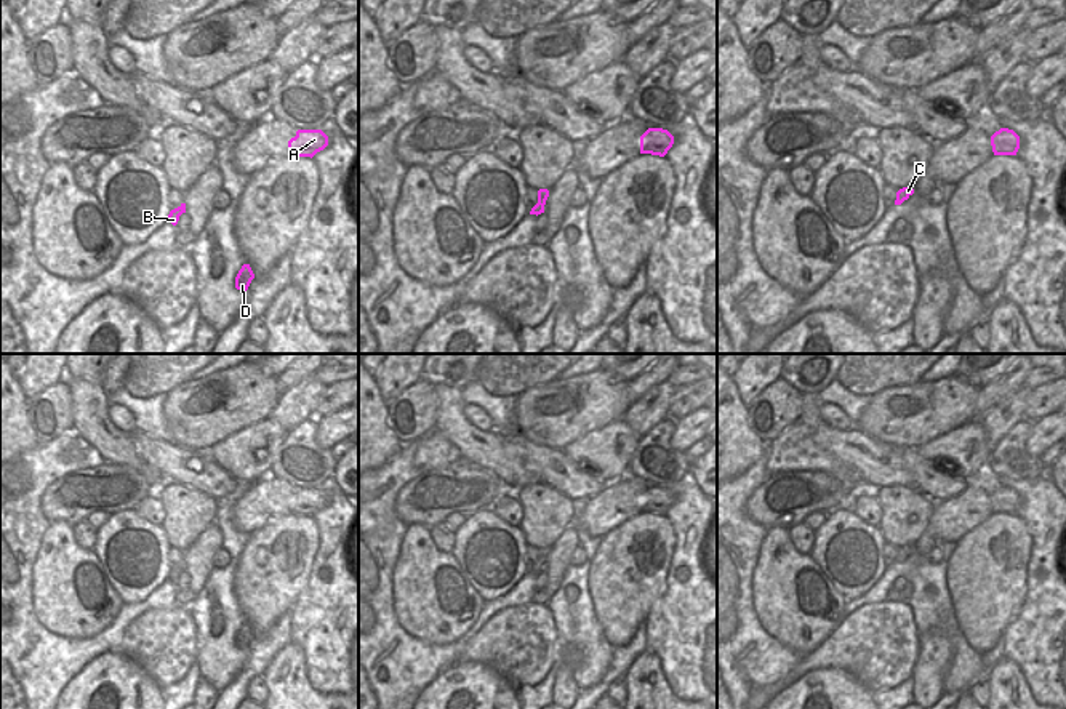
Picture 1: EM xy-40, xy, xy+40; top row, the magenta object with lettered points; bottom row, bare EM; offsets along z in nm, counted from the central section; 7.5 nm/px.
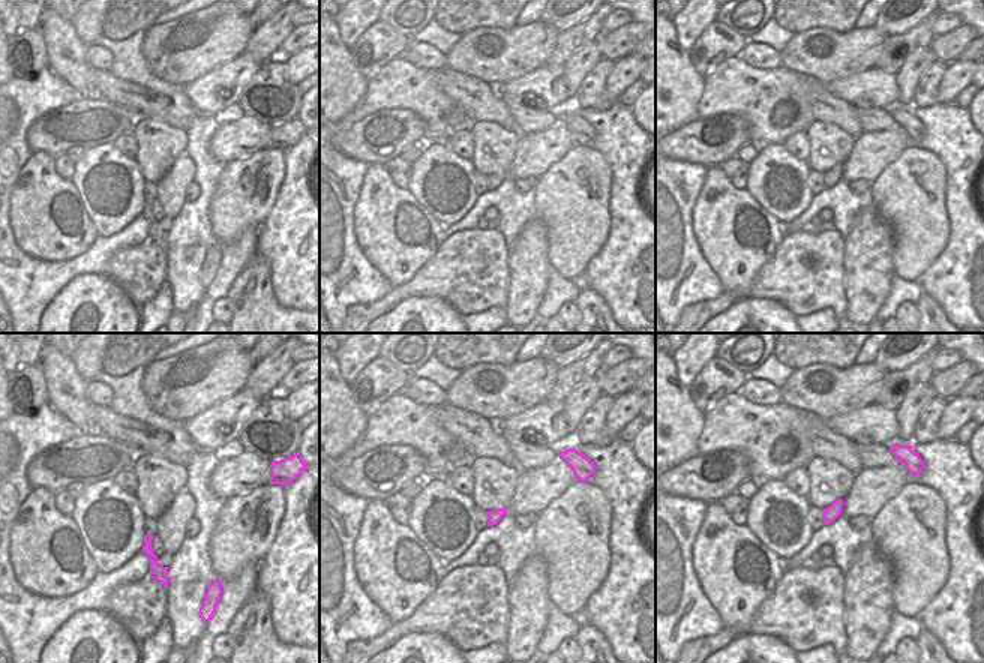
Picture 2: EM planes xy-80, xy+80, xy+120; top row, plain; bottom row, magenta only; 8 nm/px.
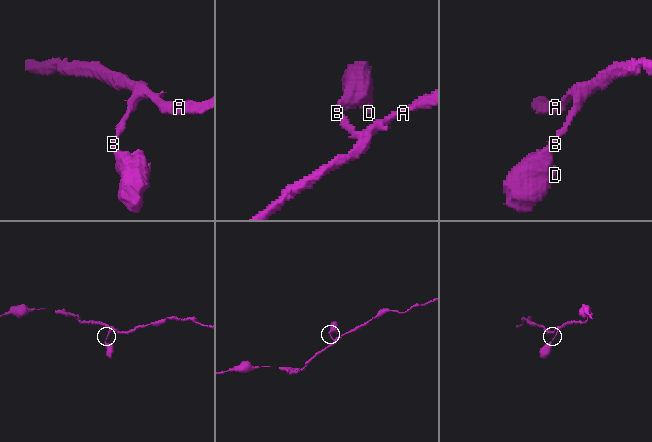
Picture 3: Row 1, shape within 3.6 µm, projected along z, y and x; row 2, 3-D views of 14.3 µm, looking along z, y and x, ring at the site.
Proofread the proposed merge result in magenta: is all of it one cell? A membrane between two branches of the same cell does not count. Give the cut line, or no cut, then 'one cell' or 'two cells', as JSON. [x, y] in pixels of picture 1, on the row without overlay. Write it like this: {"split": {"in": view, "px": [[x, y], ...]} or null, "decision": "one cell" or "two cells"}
{"split": null, "decision": "one cell"}

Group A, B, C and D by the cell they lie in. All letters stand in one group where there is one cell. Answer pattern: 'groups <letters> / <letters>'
groups A B C D

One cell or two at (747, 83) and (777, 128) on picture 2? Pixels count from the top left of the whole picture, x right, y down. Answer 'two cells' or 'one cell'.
one cell

